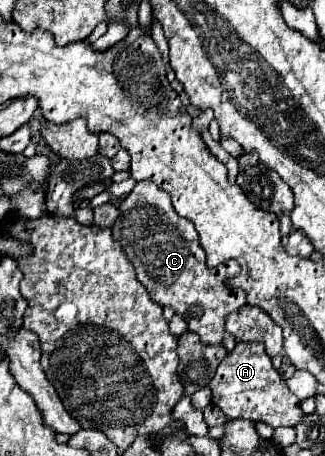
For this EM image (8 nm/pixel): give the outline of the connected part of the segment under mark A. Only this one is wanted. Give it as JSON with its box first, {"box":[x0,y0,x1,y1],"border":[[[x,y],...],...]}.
{"box":[212,344,304,428],"border":[[[238,344],[232,354],[228,354],[212,382],[212,404],[218,406],[226,418],[244,418],[244,420],[262,420],[272,428],[278,426],[296,426],[304,412],[300,408],[300,400],[290,392],[286,380],[274,370],[270,356],[266,356],[262,344]]]}

